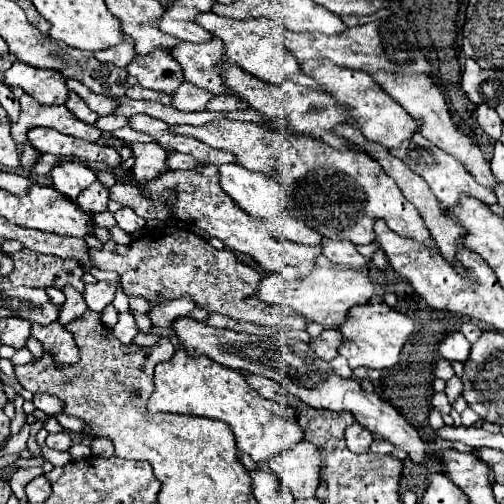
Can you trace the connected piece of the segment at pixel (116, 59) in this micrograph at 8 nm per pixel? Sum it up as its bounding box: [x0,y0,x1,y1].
[93,34,135,68]

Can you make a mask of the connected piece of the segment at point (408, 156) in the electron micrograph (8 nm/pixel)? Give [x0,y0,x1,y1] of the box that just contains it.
[391,132,497,206]

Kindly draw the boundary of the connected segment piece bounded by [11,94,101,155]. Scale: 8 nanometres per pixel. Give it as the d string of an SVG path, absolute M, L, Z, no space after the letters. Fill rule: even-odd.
M23 94L19 102L21 102L21 116L19 122L13 124L11 128L11 136L17 144L19 155L22 153L22 146L27 143L27 130L35 126L55 128L61 134L69 134L89 142L97 142L101 138L99 128L91 124L83 124L65 106L43 106L37 100L33 100L29 94Z

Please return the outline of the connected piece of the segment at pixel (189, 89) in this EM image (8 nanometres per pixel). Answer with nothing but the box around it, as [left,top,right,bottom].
[173,82,213,112]

